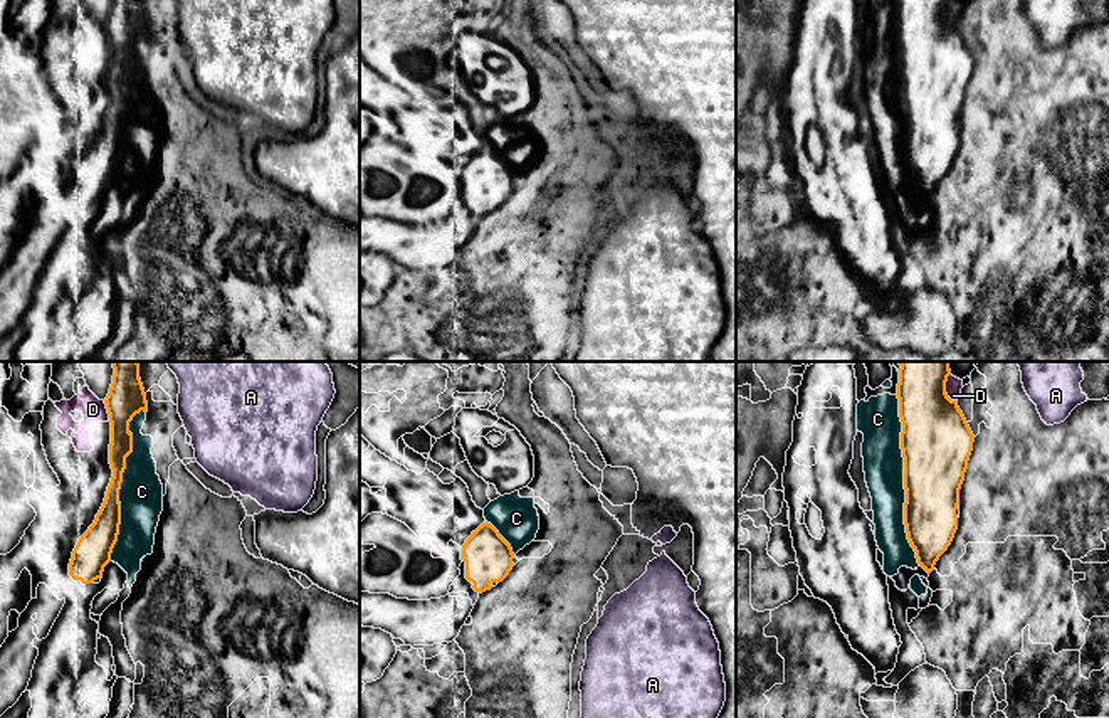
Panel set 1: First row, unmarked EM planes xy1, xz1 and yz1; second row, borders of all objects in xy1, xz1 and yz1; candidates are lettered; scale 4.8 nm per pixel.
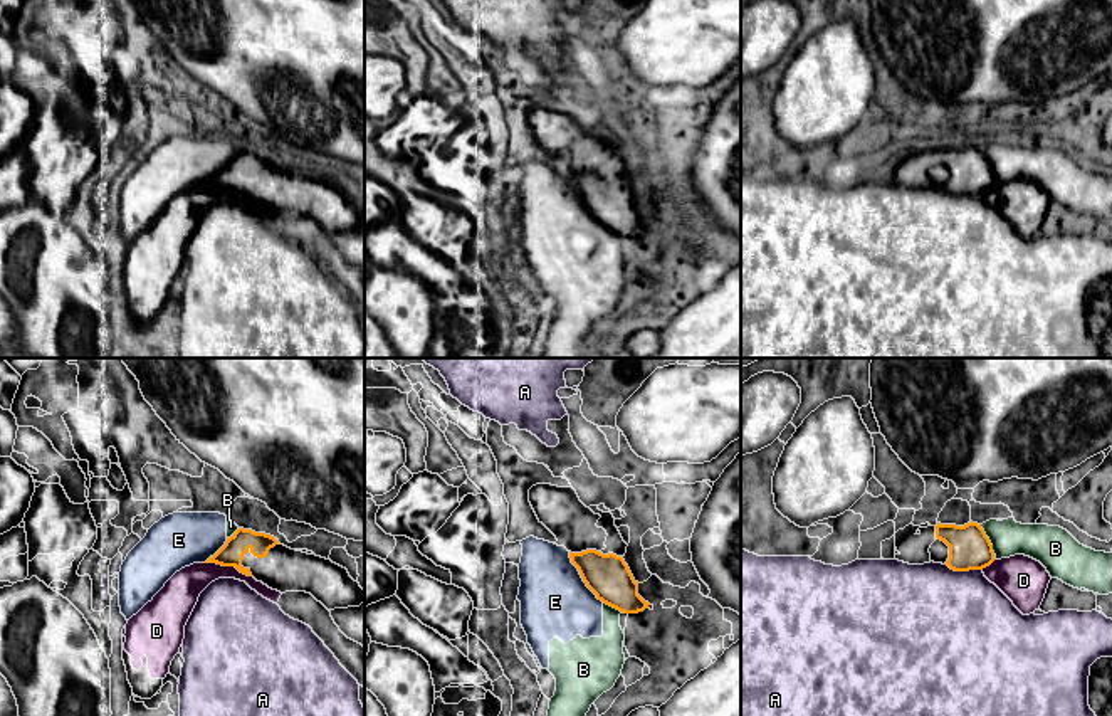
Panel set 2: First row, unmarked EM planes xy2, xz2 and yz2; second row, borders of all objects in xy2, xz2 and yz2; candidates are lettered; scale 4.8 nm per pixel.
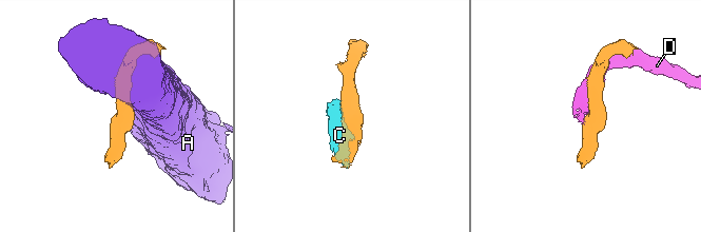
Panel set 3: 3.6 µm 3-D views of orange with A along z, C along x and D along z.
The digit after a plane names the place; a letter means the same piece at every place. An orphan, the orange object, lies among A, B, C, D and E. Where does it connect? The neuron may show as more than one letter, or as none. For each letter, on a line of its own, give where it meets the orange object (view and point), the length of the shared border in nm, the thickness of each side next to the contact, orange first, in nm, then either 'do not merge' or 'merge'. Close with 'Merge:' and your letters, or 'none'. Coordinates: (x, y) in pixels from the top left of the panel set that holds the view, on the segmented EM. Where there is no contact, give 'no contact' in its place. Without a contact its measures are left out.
A: contact yz2 (965, 570); length 180 nm; calibres 200 and 480 nm; do not merge
B: contact yz2 (988, 540); length 160 nm; calibres 200 and 180 nm; do not merge
C: contact yz1 (904, 481); length 800 nm; calibres 340 and 190 nm; do not merge
D: contact xy2 (229, 565); length 240 nm; calibres 110 and 160 nm; do not merge
E: contact xz2 (582, 577); length 300 nm; calibres 220 and 340 nm; do not merge
Merge: none

